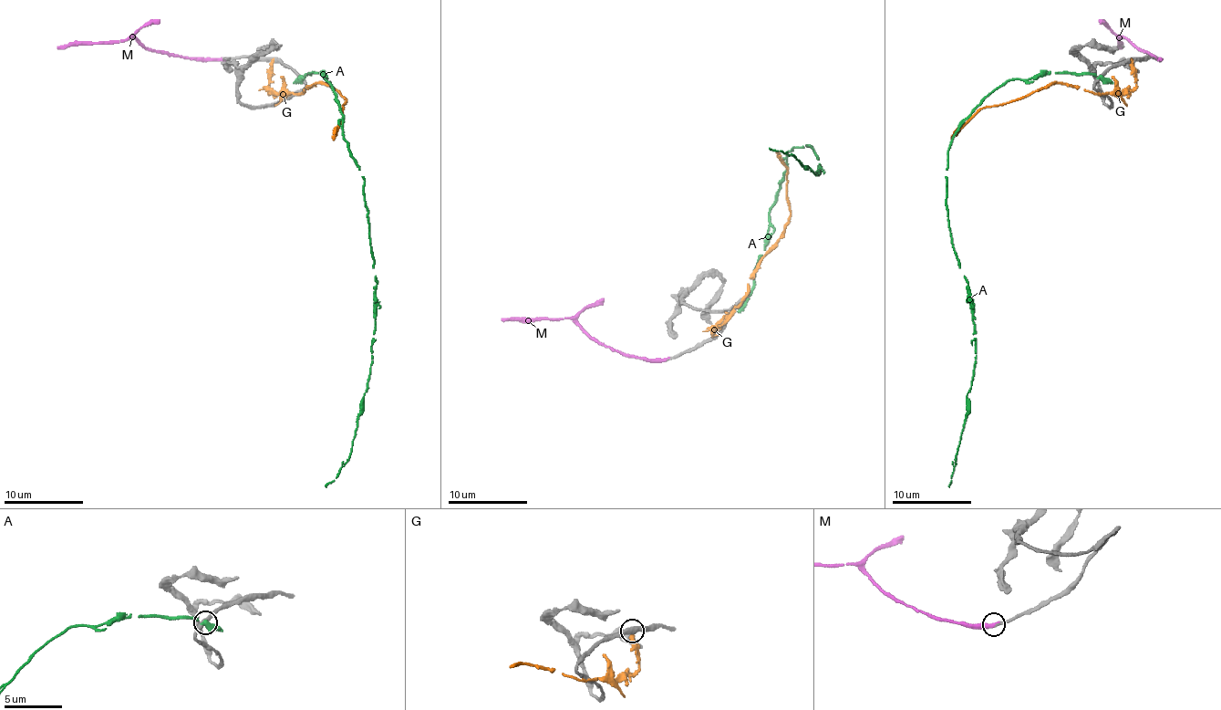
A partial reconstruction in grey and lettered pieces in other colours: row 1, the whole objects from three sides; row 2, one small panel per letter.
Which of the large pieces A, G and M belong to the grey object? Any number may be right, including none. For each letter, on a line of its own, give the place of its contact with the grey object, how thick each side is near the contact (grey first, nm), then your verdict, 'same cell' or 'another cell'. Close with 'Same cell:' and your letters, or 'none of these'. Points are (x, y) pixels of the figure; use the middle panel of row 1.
A: (744, 300) | 320/420 nm | another cell
G: (717, 331) | 440/320 nm | another cell
M: (665, 359) | 300/400 nm | same cell
Same cell: M

